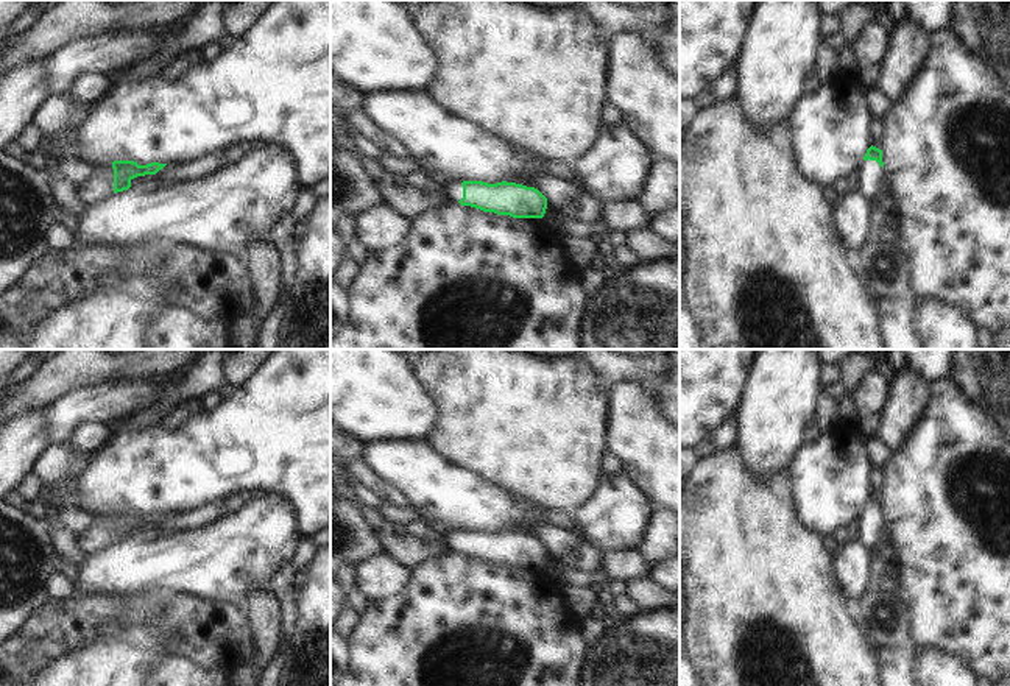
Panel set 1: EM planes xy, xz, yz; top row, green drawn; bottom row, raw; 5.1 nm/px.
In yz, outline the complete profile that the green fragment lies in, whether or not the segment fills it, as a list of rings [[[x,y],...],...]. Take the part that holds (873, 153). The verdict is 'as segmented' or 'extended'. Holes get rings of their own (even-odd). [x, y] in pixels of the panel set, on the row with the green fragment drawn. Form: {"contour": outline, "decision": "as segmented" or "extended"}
{"contour": [[[870,147],[863,156],[860,167],[860,192],[876,203],[879,196],[879,184],[884,178],[882,150]]], "decision": "extended"}

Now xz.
{"contour": [[[449,181],[444,186],[444,195],[447,203],[513,218],[542,218],[547,209],[547,198],[538,189],[507,181],[496,184]]], "decision": "extended"}

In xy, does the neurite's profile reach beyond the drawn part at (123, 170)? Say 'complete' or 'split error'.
split error

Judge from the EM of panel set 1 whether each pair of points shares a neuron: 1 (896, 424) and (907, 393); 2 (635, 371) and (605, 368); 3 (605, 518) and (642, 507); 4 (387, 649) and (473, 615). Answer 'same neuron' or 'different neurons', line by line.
1: same neuron
2: same neuron
3: same neuron
4: same neuron

